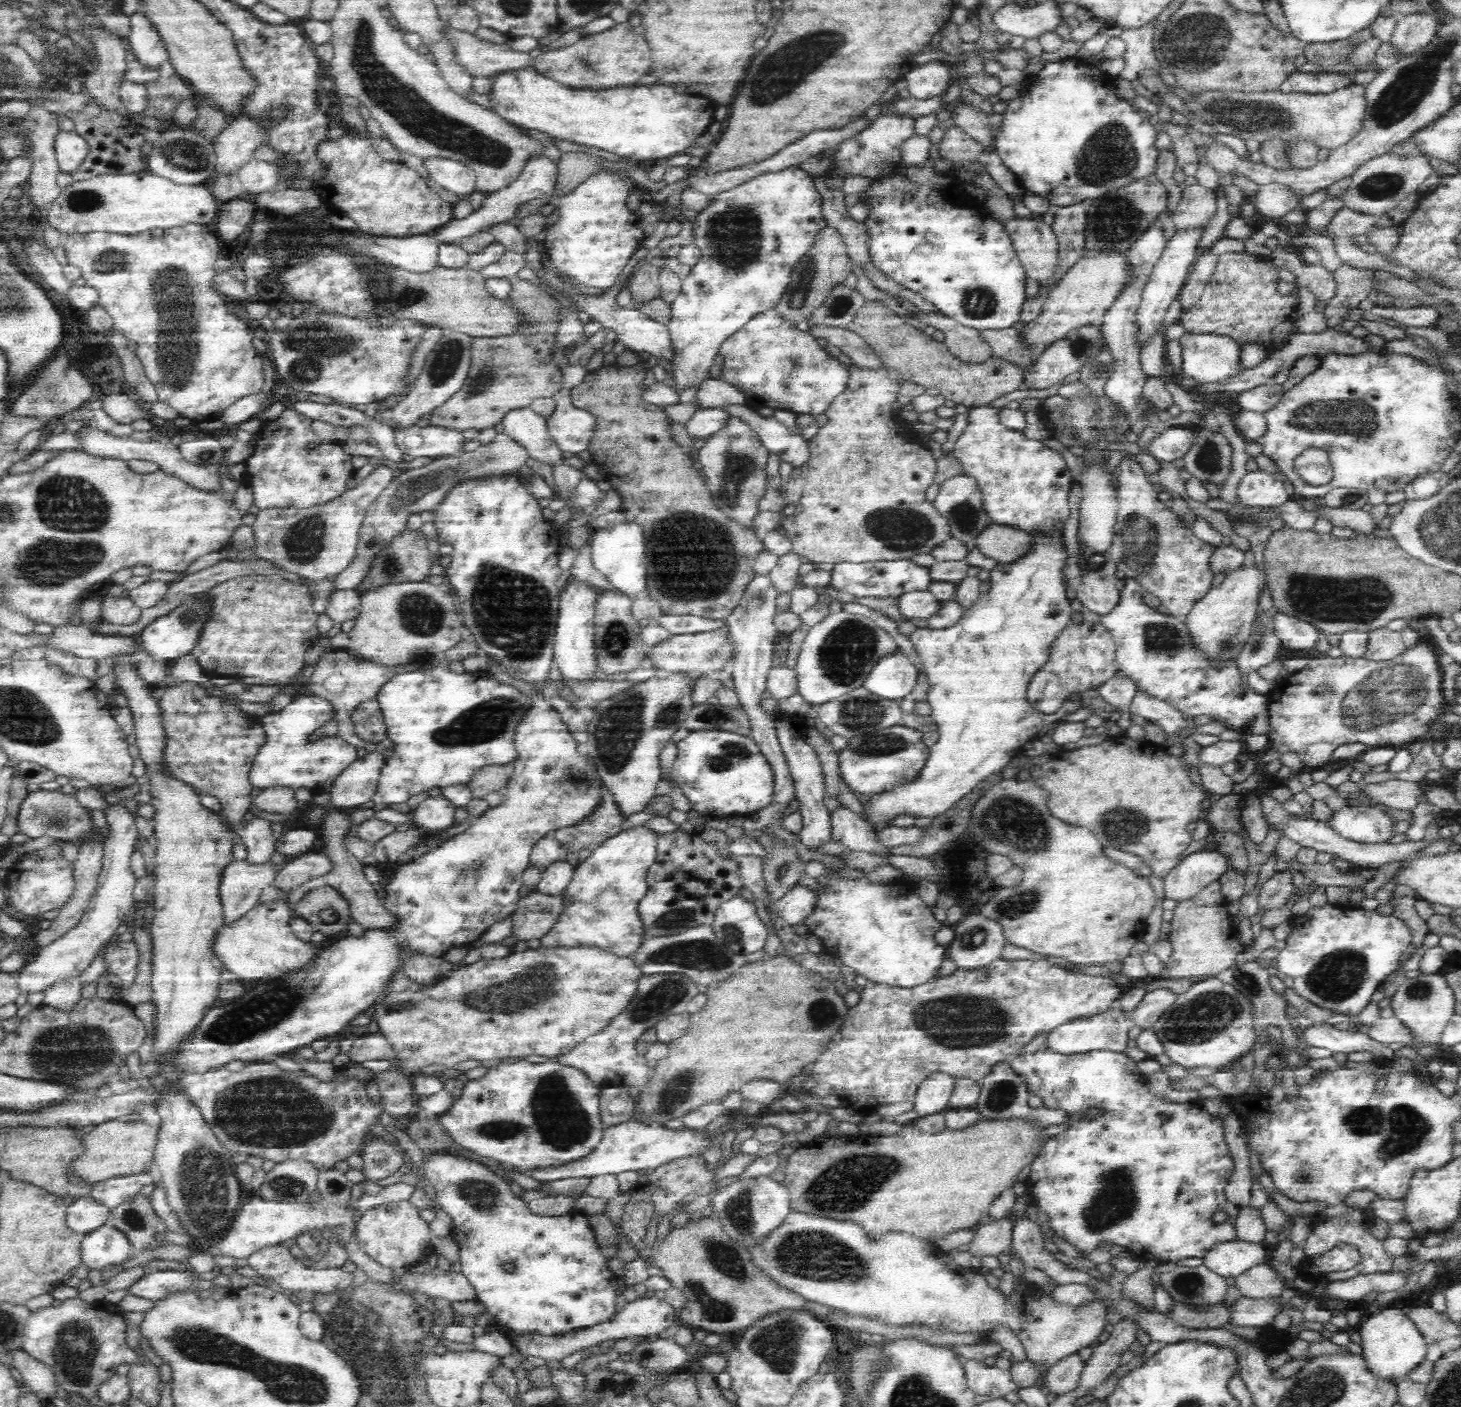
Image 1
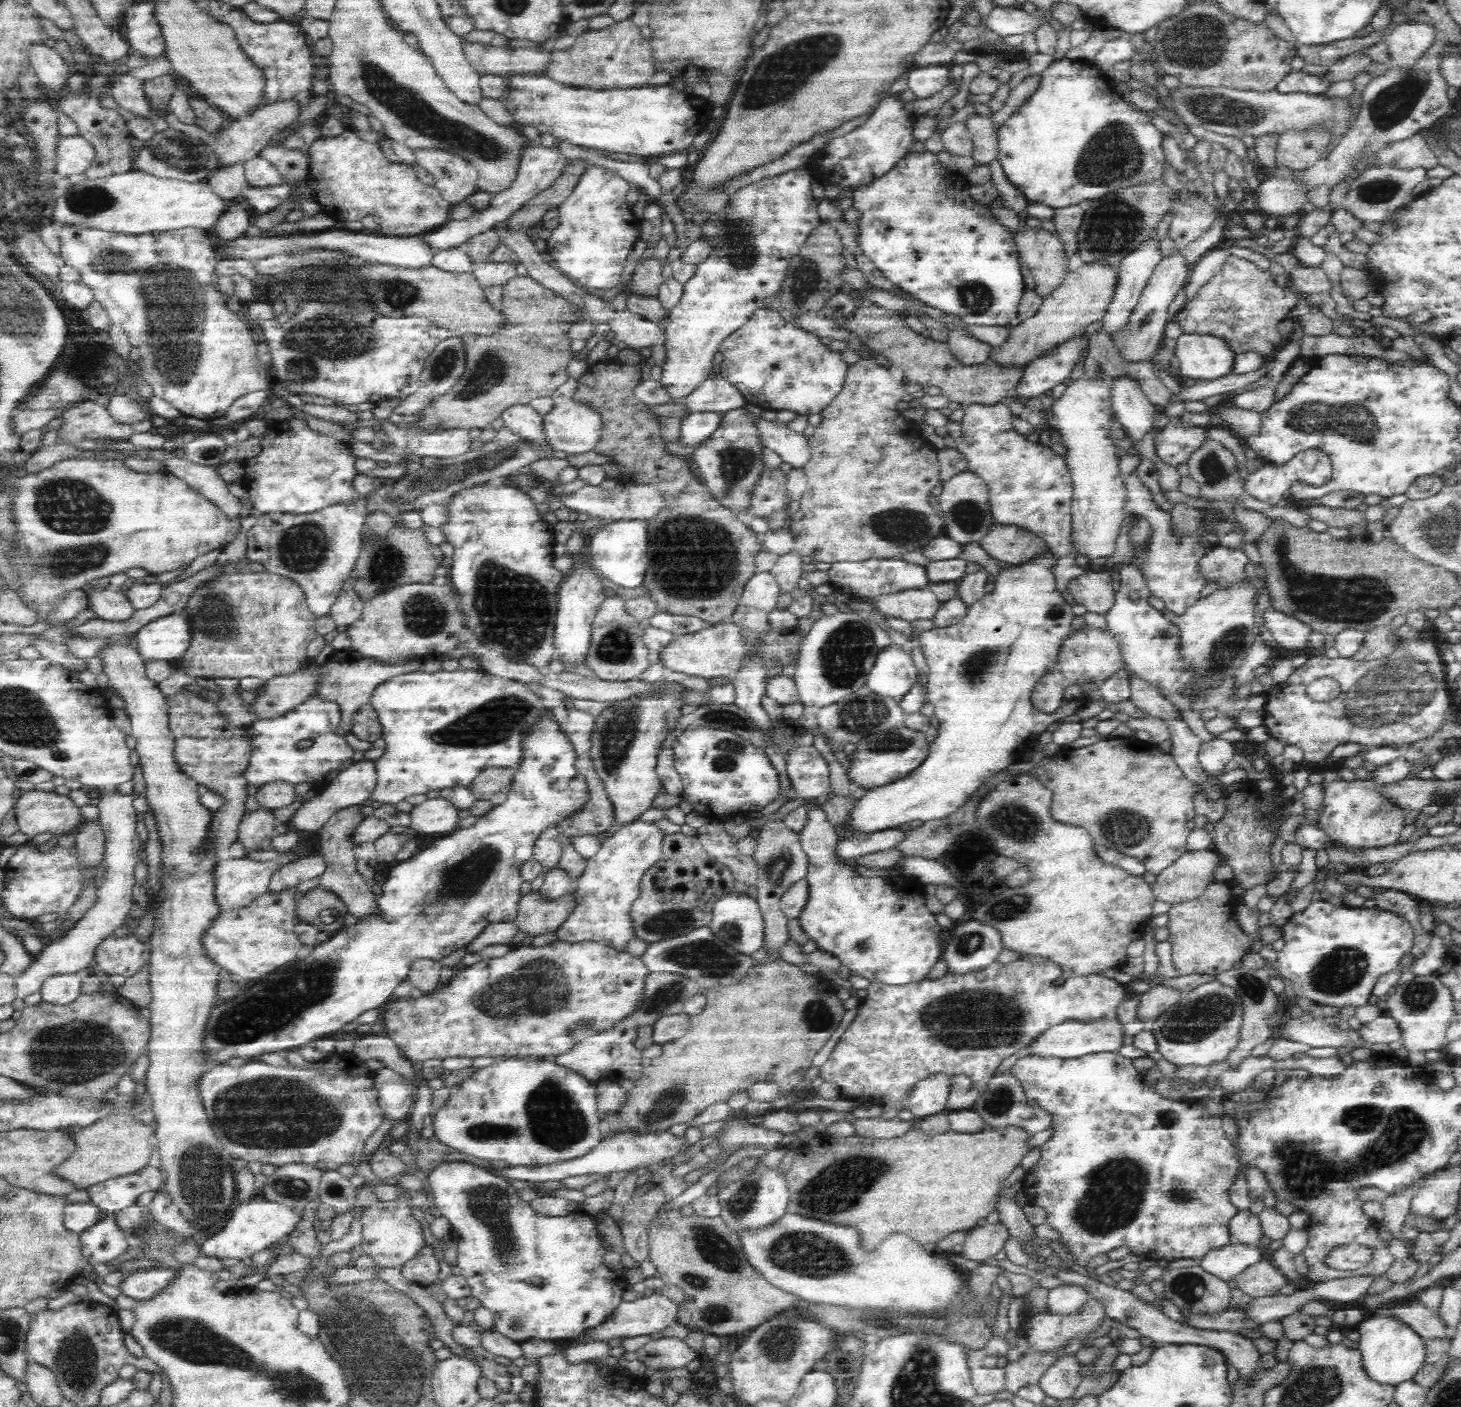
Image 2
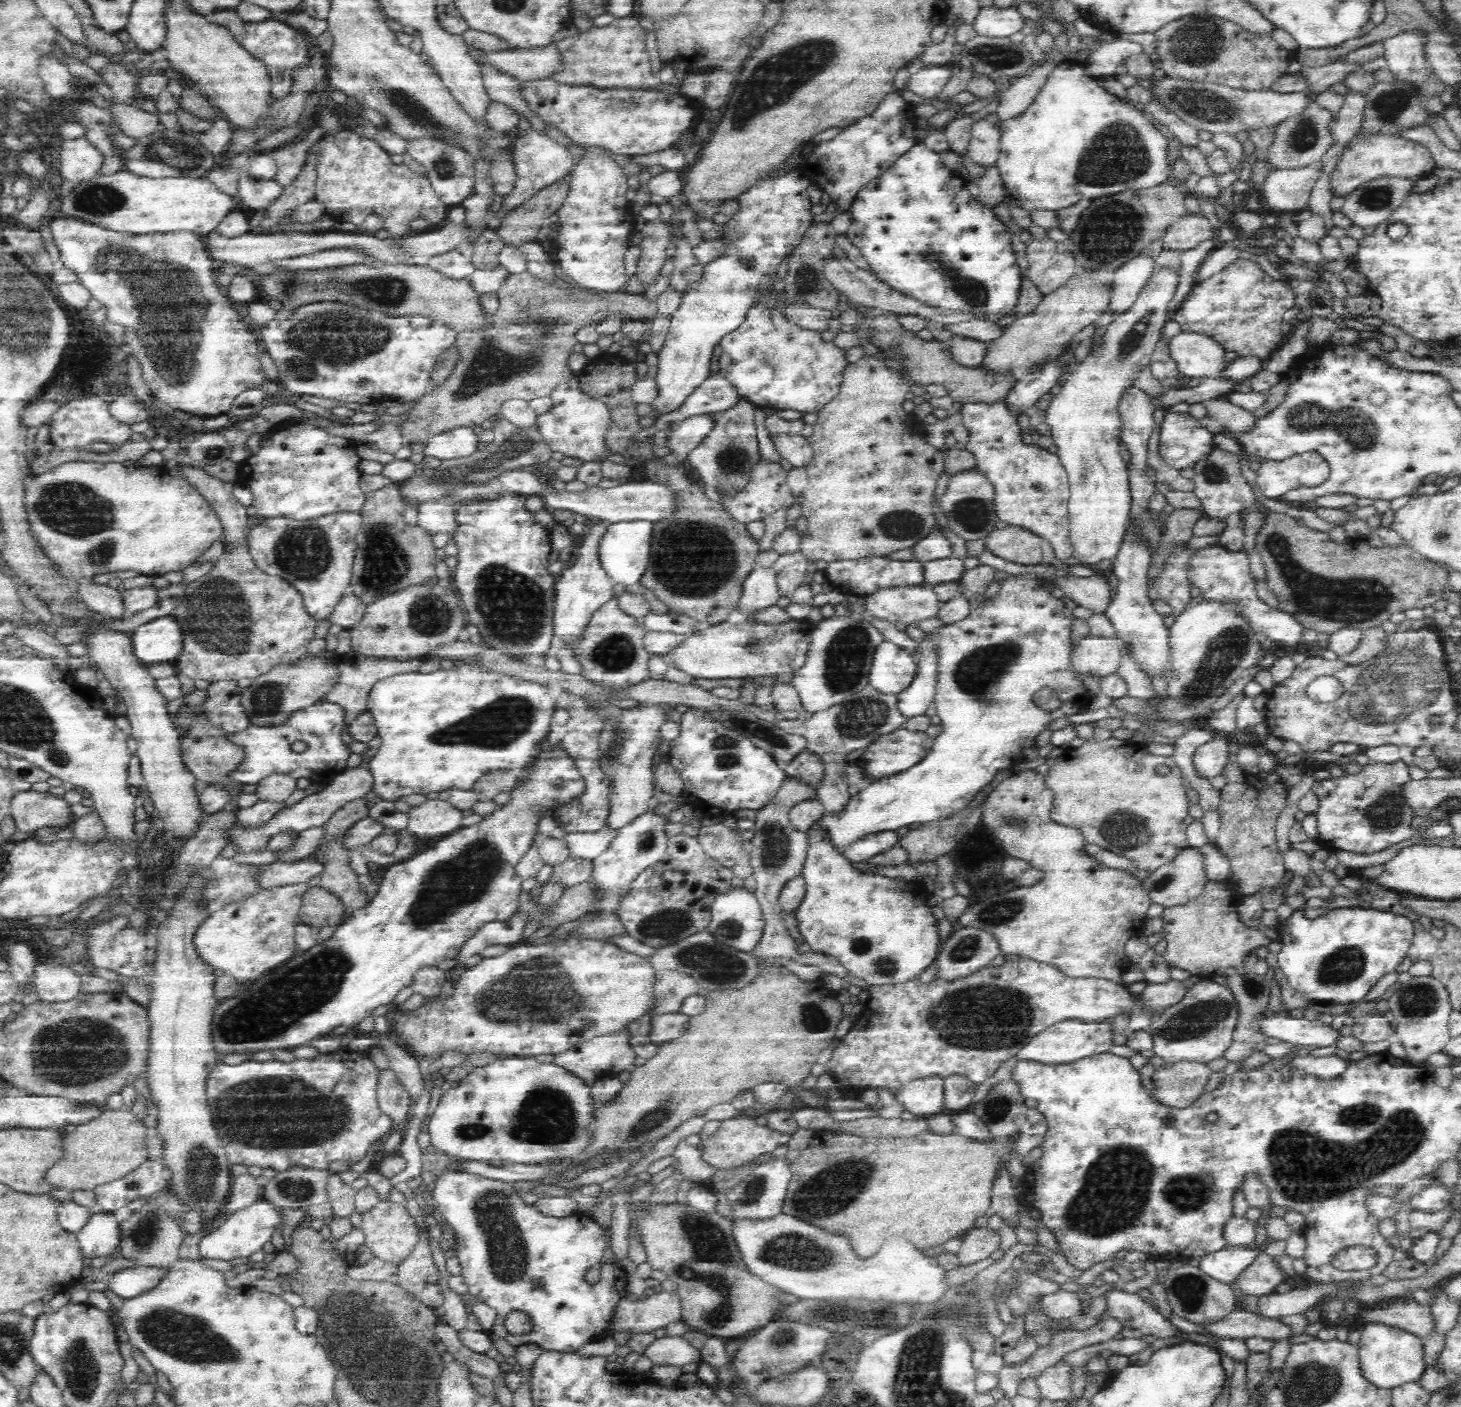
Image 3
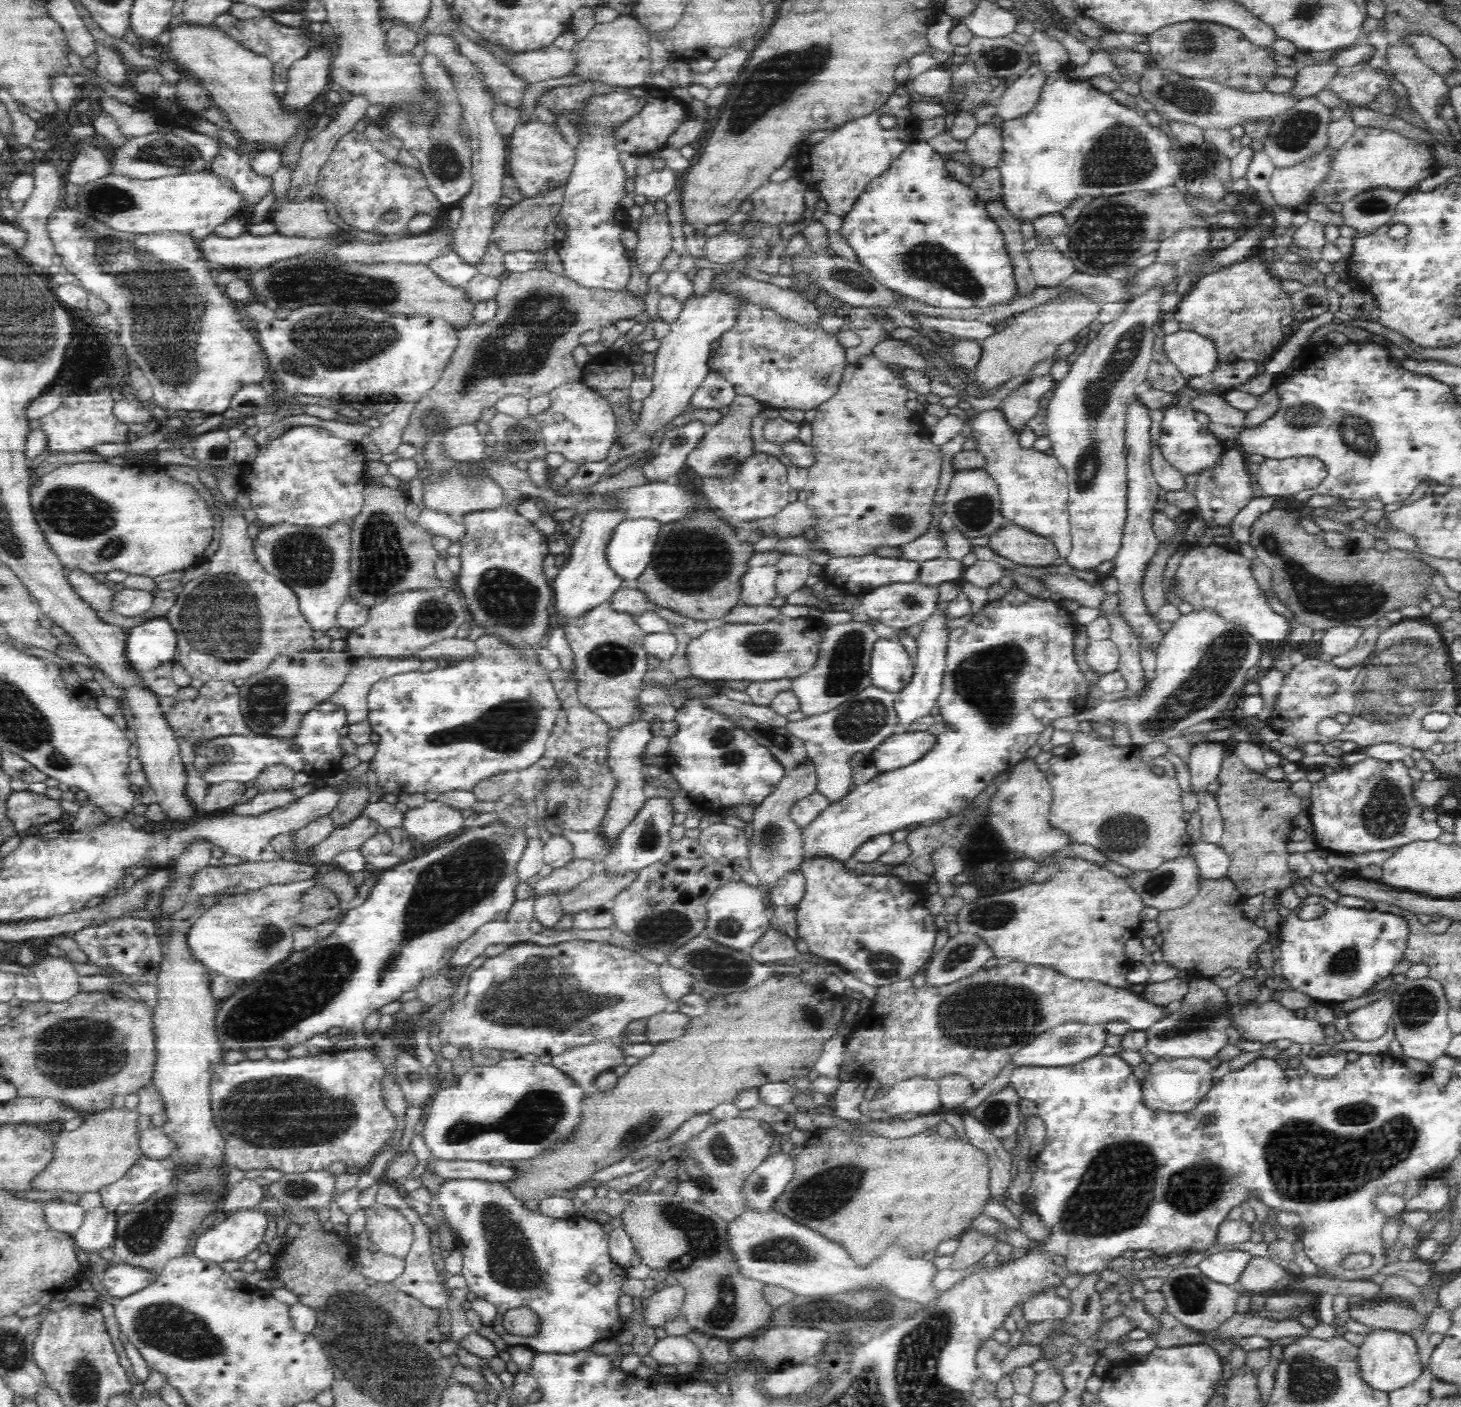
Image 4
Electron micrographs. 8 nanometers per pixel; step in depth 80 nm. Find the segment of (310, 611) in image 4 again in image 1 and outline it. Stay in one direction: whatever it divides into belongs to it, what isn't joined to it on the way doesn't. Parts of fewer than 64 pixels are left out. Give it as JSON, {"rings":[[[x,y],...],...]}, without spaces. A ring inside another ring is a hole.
{"rings":[[[380,464],[374,467],[374,472],[370,472],[370,476],[360,482],[360,485],[348,490],[346,494],[342,494],[340,498],[320,504],[320,506],[312,506],[312,508],[268,508],[268,510],[260,510],[256,515],[256,520],[251,526],[253,532],[253,551],[251,554],[260,560],[267,560],[274,568],[295,574],[297,578],[303,580],[303,585],[307,588],[308,594],[312,596],[313,611],[319,615],[324,614],[330,596],[336,592],[334,578],[338,574],[344,572],[352,560],[356,558],[358,552],[358,540],[363,518],[378,496],[390,485],[395,478],[397,471]]]}

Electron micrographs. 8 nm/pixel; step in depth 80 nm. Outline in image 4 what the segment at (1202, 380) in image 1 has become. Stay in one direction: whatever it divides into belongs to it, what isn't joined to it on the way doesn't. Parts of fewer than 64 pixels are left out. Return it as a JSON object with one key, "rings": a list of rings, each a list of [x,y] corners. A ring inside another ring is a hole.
{"rings":[[[1181,329],[1163,336],[1163,342],[1165,355],[1186,381],[1192,376],[1206,379],[1219,362],[1214,343],[1199,333]]]}

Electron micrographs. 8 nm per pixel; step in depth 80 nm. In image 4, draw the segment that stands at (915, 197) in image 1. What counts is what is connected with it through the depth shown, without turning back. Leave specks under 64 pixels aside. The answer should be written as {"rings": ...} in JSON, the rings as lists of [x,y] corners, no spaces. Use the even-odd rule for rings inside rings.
{"rings":[[[915,140],[908,145],[896,160],[892,161],[890,168],[868,183],[861,196],[856,200],[853,208],[843,217],[840,236],[848,242],[848,246],[856,254],[857,264],[861,268],[870,272],[870,275],[879,283],[881,287],[889,291],[896,292],[906,298],[912,298],[930,306],[942,306],[942,308],[986,308],[996,306],[1004,301],[1012,300],[1017,294],[1016,281],[1014,281],[1014,267],[1012,267],[1011,257],[1005,246],[1004,236],[995,221],[986,213],[986,204],[983,202],[969,185],[958,181],[948,173],[944,166],[942,155],[932,148],[928,141]]]}

